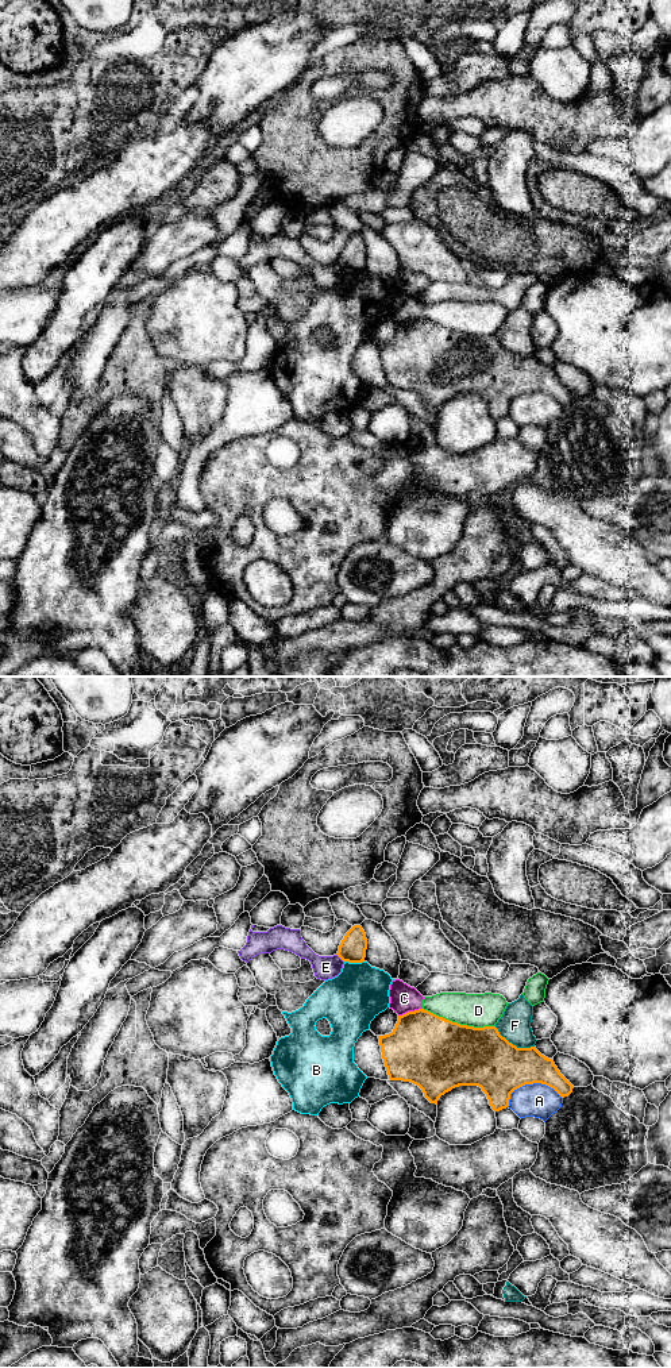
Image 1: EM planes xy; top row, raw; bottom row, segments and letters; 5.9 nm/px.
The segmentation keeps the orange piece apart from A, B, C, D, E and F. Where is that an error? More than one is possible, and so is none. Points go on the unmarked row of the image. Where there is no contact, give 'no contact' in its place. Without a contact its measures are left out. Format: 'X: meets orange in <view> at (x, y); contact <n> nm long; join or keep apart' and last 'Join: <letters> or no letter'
A: meets orange in xy at (529, 392); contact 340 nm long; keep apart
B: meets orange in xy at (354, 270); contact 120 nm long; keep apart
C: meets orange in xy at (409, 320); contact 150 nm long; keep apart
D: meets orange in xy at (459, 332); contact 440 nm long; keep apart
E: meets orange in xy at (339, 265); contact 70 nm long; keep apart
F: meets orange in xy at (512, 353); contact 260 nm long; keep apart
Join: no letter

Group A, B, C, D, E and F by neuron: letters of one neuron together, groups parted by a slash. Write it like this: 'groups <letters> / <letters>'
groups A / B / C D / E / F

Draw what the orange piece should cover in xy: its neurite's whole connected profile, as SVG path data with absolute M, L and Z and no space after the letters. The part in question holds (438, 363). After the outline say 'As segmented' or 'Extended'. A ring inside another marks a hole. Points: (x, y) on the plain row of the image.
M419 317L398 324L393 340L378 347L389 388L419 394L431 412L437 413L439 406L455 396L478 394L491 417L500 420L509 415L510 402L525 393L545 393L562 406L574 397L552 367L541 363L536 355L517 357L495 335L460 334Z. As segmented

